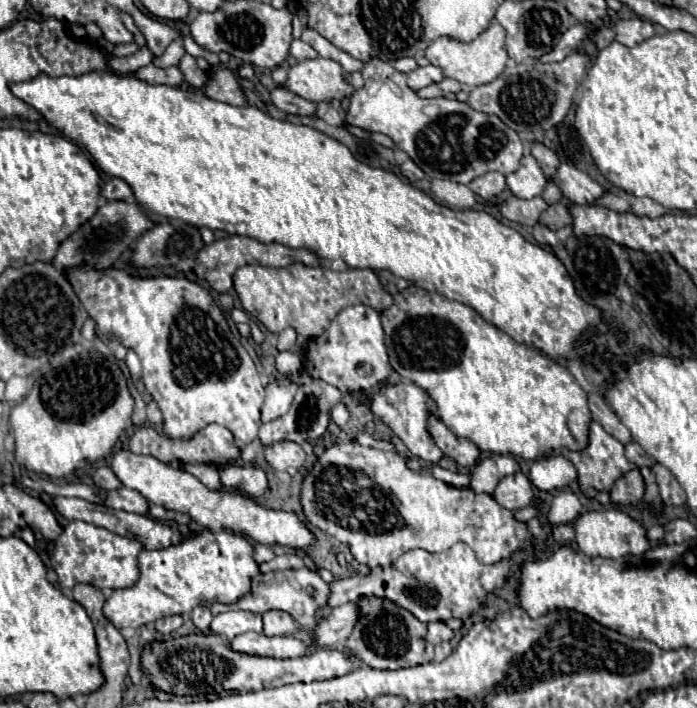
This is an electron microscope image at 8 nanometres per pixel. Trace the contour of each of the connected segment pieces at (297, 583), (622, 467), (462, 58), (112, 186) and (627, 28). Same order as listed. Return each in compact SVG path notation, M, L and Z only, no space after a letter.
M301 568L301 570L283 570L283 572L267 572L267 574L259 574L253 580L253 588L251 594L247 594L245 598L237 600L235 604L221 604L215 602L211 606L213 614L219 612L227 612L227 610L249 610L255 614L265 614L269 610L283 610L287 614L291 614L299 626L303 626L303 630L311 632L317 626L317 620L321 620L321 616L329 616L331 608L329 608L329 584L315 572L309 568Z
M591 422L591 428L589 428L589 446L585 450L581 450L581 452L563 450L561 454L565 458L569 458L573 462L573 466L577 468L579 488L581 488L581 492L587 498L593 498L597 492L609 492L613 488L613 484L621 476L625 476L625 472L637 468L633 462L629 462L625 458L625 446L619 440L615 440L613 436L609 436L597 422Z
M491 22L491 26L469 44L463 44L463 42L451 40L451 38L437 38L435 42L429 44L425 56L433 66L441 68L443 76L447 76L447 78L455 78L467 86L489 84L505 70L505 64L507 64L505 30L497 22Z
M111 178L103 188L101 188L101 196L105 200L125 200L125 202L131 202L133 200L133 192L129 188L127 182L123 182L121 178Z
M631 18L631 20L619 20L615 24L615 40L625 46L635 46L655 34L655 28L649 20L643 18Z

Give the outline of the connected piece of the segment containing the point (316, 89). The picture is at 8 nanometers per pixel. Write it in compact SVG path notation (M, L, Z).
M329 58L303 60L289 68L289 78L285 84L291 92L299 94L311 102L343 100L353 94L353 86L343 70L343 66Z

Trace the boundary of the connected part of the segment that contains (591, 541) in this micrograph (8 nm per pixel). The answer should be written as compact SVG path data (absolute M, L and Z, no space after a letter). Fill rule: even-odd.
M609 508L599 512L587 512L575 520L575 540L581 552L587 556L603 556L603 558L621 558L627 554L641 554L651 548L647 538L647 530L641 522L633 520L625 510Z

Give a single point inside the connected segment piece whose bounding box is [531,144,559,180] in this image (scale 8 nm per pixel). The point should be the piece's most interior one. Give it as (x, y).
(549, 162)

